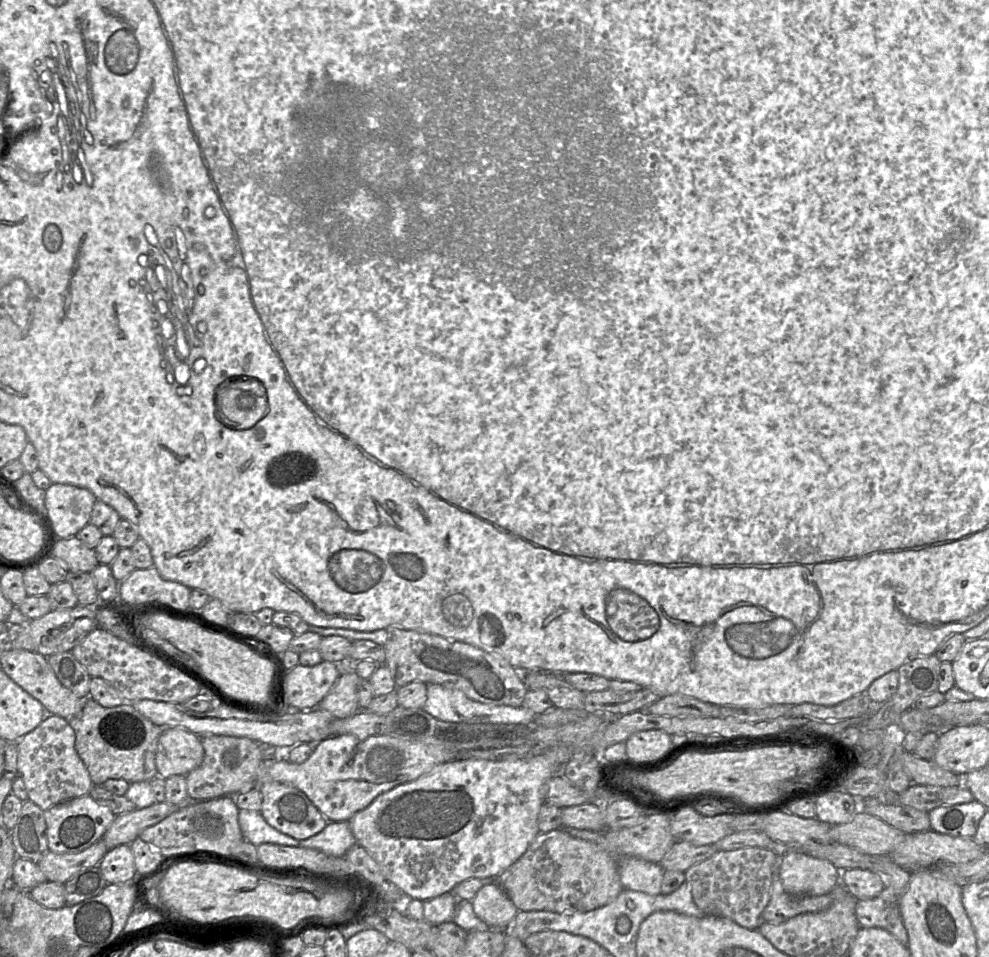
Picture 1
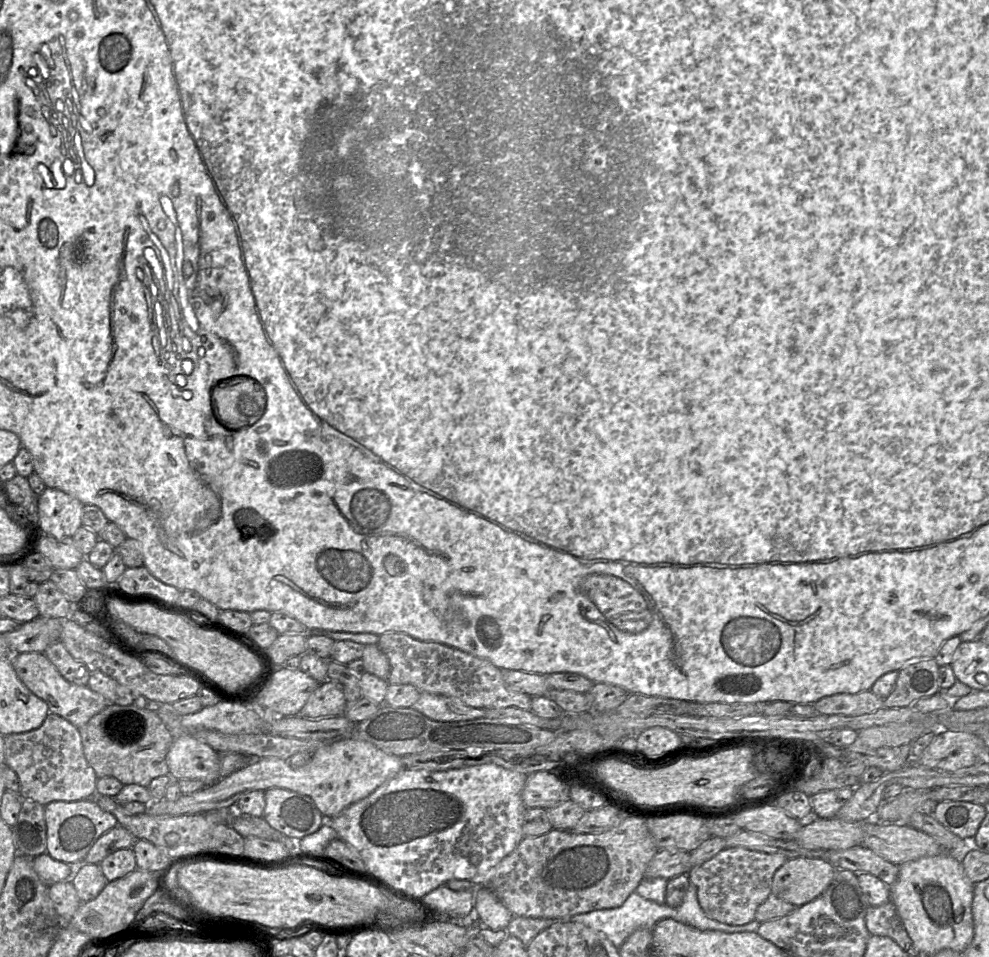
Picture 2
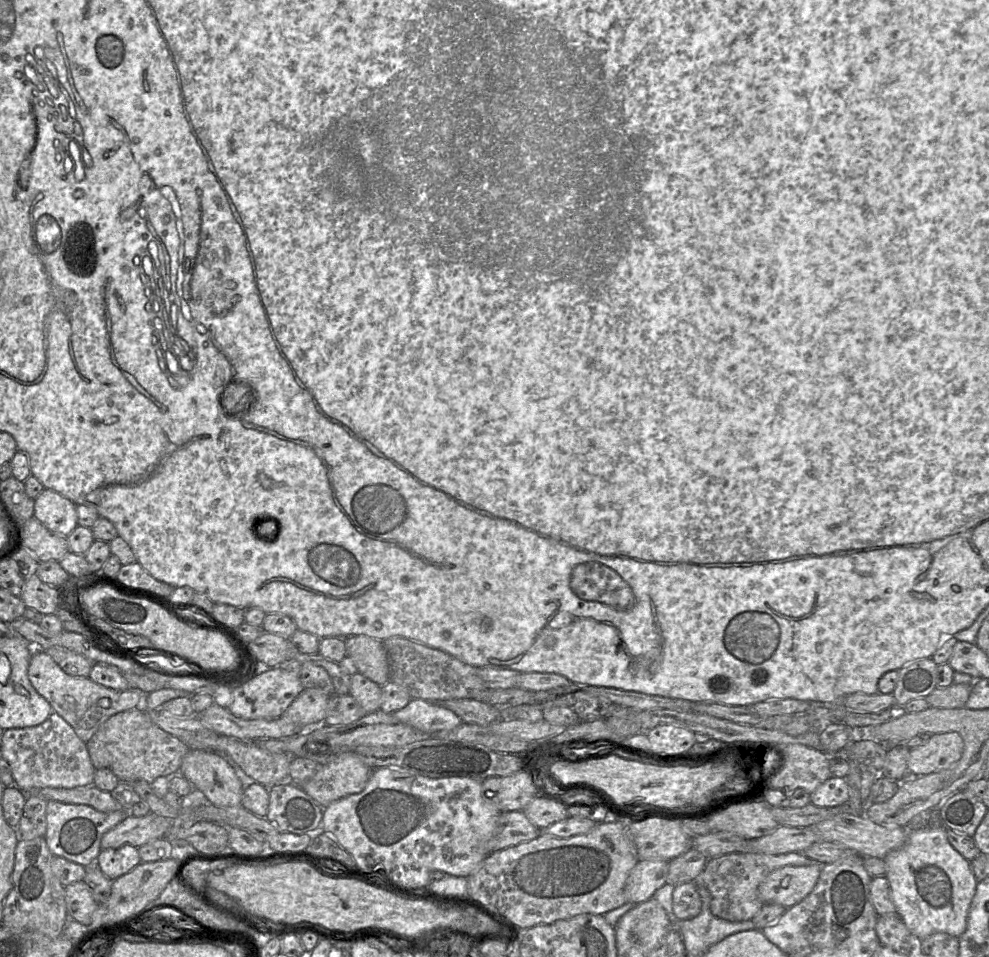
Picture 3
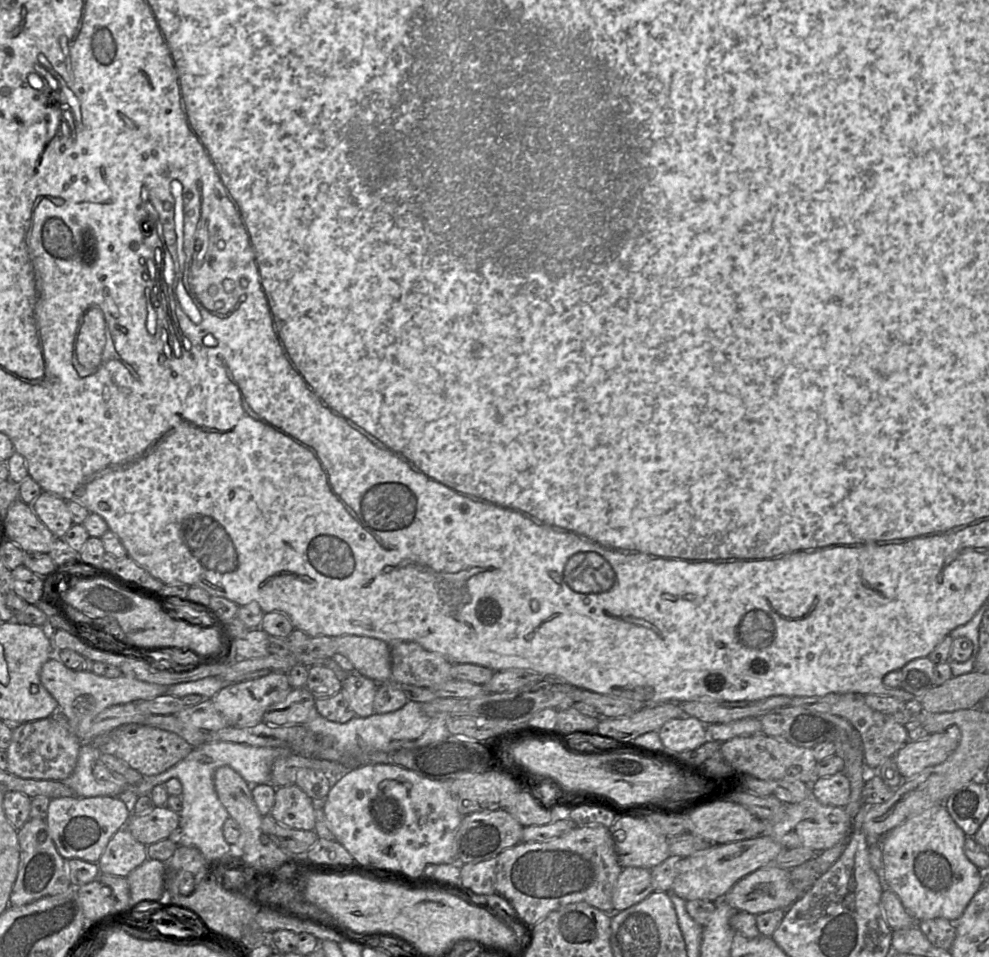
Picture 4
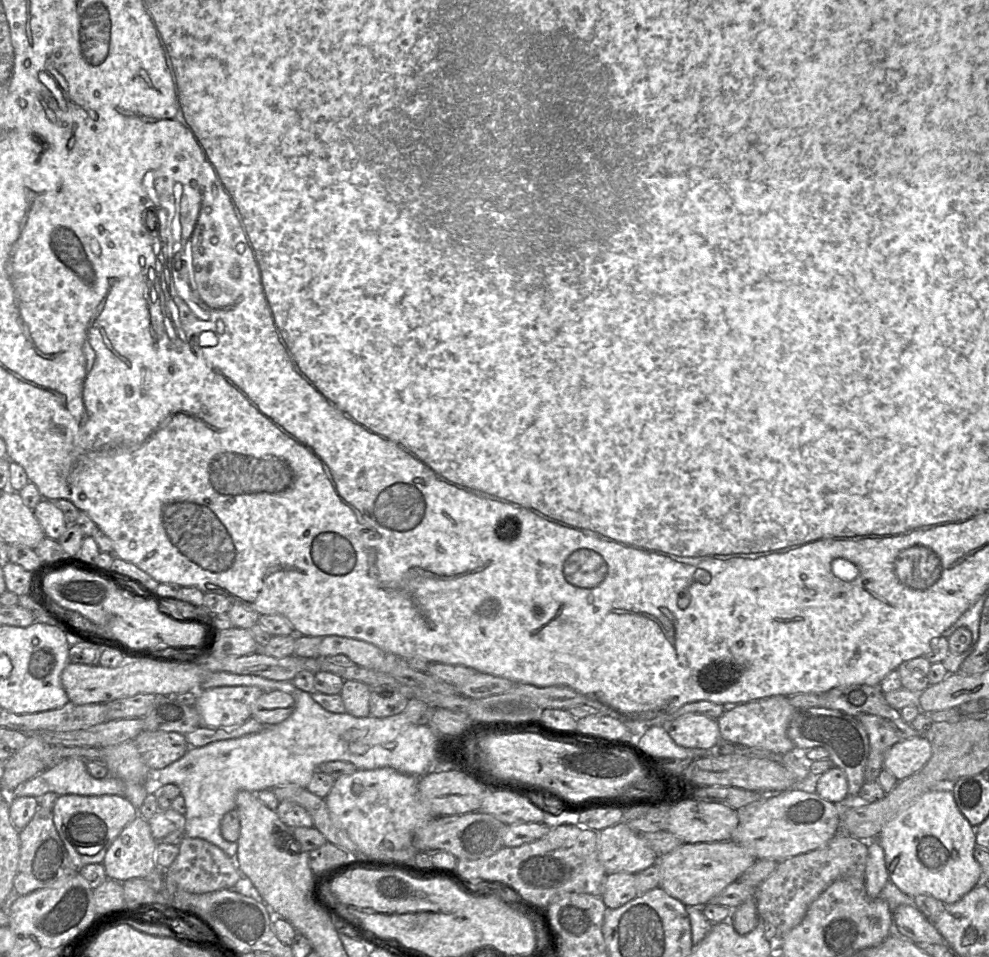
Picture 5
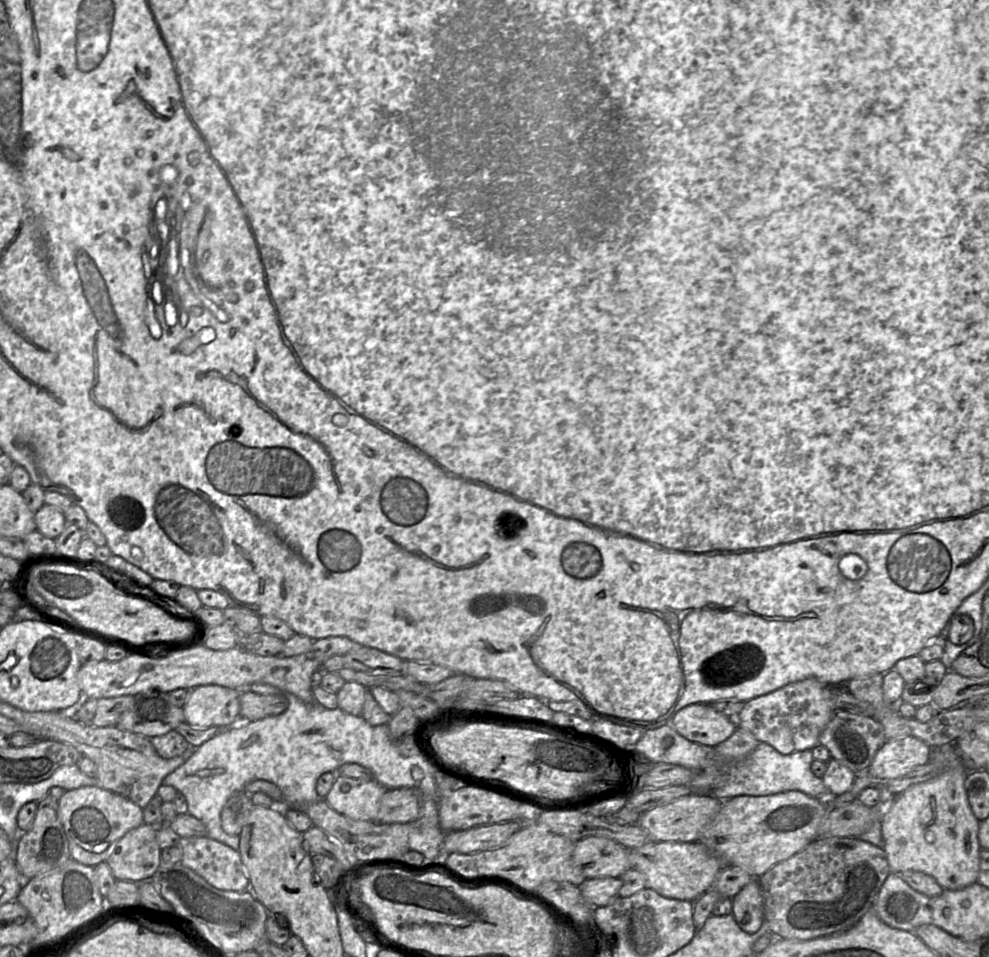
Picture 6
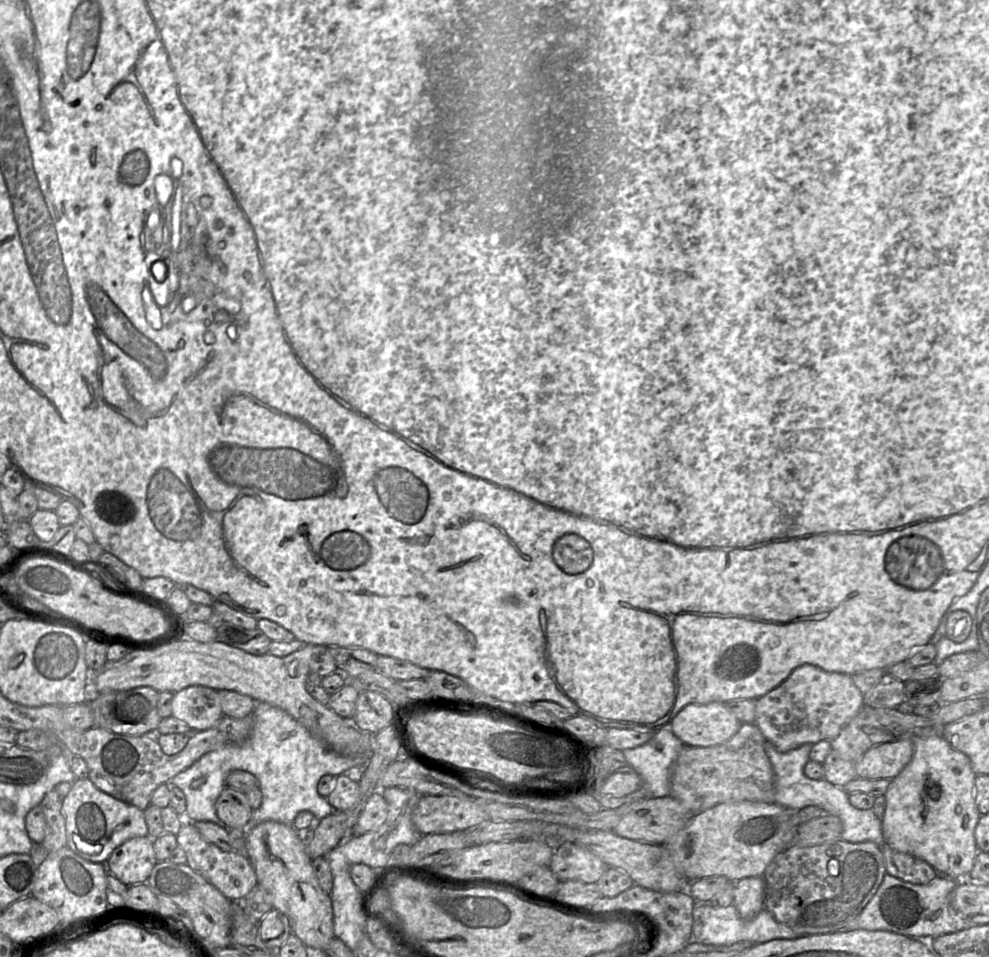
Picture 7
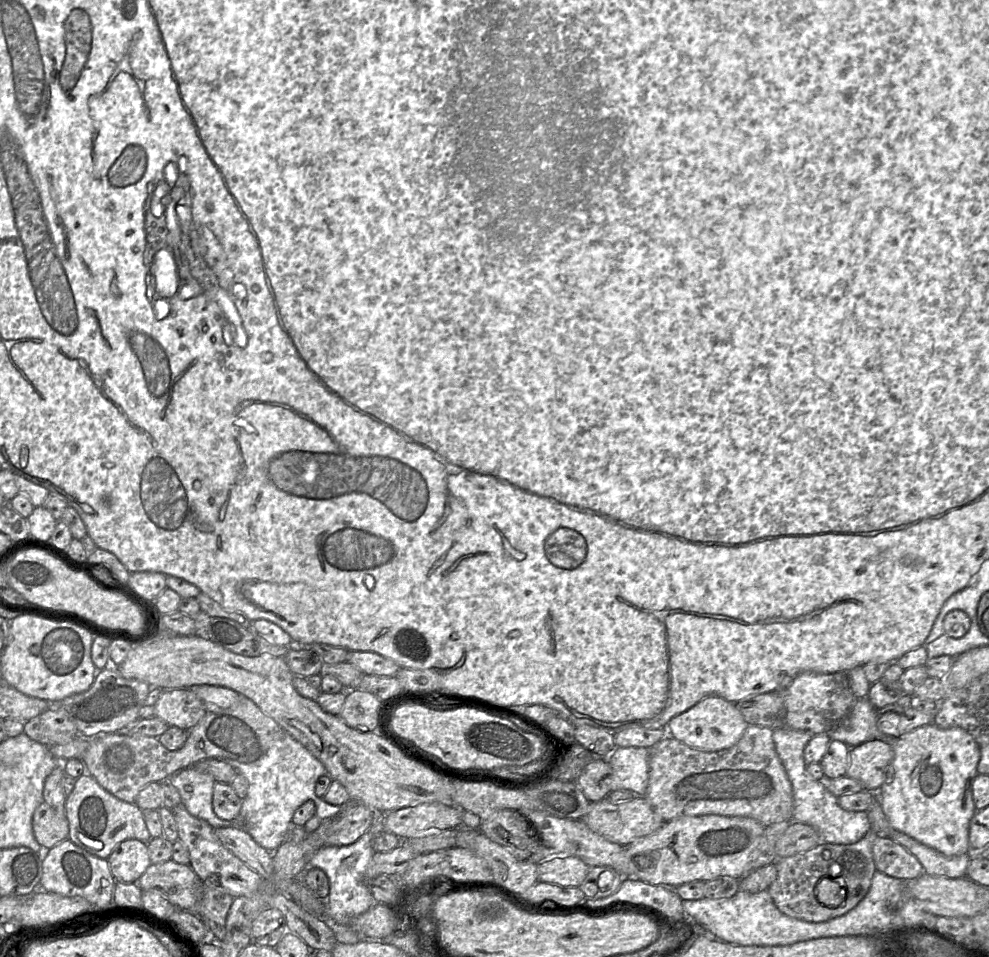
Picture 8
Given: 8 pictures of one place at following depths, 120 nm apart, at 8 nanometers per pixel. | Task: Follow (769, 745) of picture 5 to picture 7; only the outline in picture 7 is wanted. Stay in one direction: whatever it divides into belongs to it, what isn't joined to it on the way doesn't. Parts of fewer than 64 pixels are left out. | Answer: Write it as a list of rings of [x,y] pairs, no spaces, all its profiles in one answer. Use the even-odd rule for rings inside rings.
[[[804,664],[794,669],[776,688],[756,700],[754,724],[779,752],[802,744],[833,740],[864,707],[864,697],[848,674],[827,672]]]

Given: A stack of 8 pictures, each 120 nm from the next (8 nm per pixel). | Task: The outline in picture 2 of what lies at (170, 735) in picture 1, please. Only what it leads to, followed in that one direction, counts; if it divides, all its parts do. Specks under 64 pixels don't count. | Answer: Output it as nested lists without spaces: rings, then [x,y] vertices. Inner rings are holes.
[[[190,734],[176,736],[167,753],[172,779],[201,780],[206,785],[220,778],[220,753]]]

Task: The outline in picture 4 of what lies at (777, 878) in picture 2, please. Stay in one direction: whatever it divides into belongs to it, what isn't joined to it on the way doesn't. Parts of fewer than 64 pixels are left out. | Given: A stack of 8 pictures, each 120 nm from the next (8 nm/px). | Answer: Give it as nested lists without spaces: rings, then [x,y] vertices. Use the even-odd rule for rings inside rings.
[[[766,865],[739,880],[723,898],[736,911],[758,915],[775,909],[786,910],[801,895],[792,884],[789,870],[779,868],[775,865]]]

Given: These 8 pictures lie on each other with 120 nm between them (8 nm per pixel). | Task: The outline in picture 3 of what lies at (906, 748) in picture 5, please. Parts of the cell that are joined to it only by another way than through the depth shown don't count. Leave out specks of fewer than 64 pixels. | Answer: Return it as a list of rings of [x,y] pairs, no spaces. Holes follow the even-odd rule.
[[[957,732],[938,733],[922,746],[910,749],[908,775],[919,777],[948,769],[957,763],[964,750],[964,741]]]

